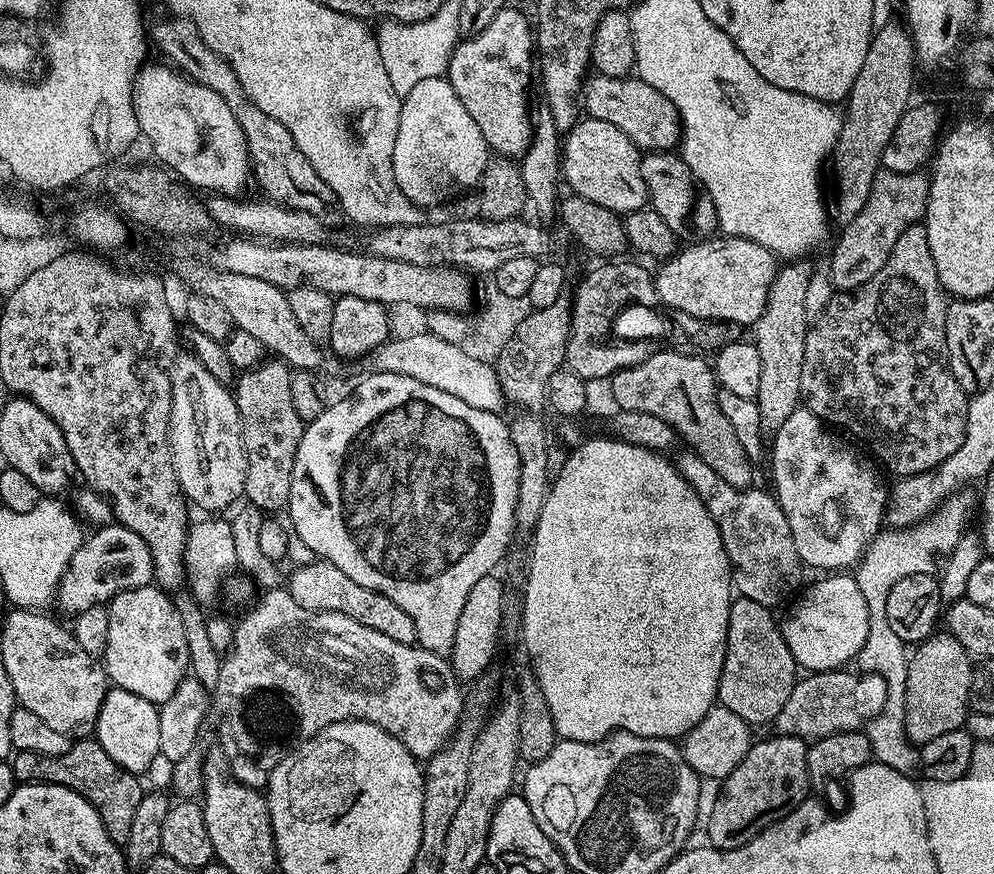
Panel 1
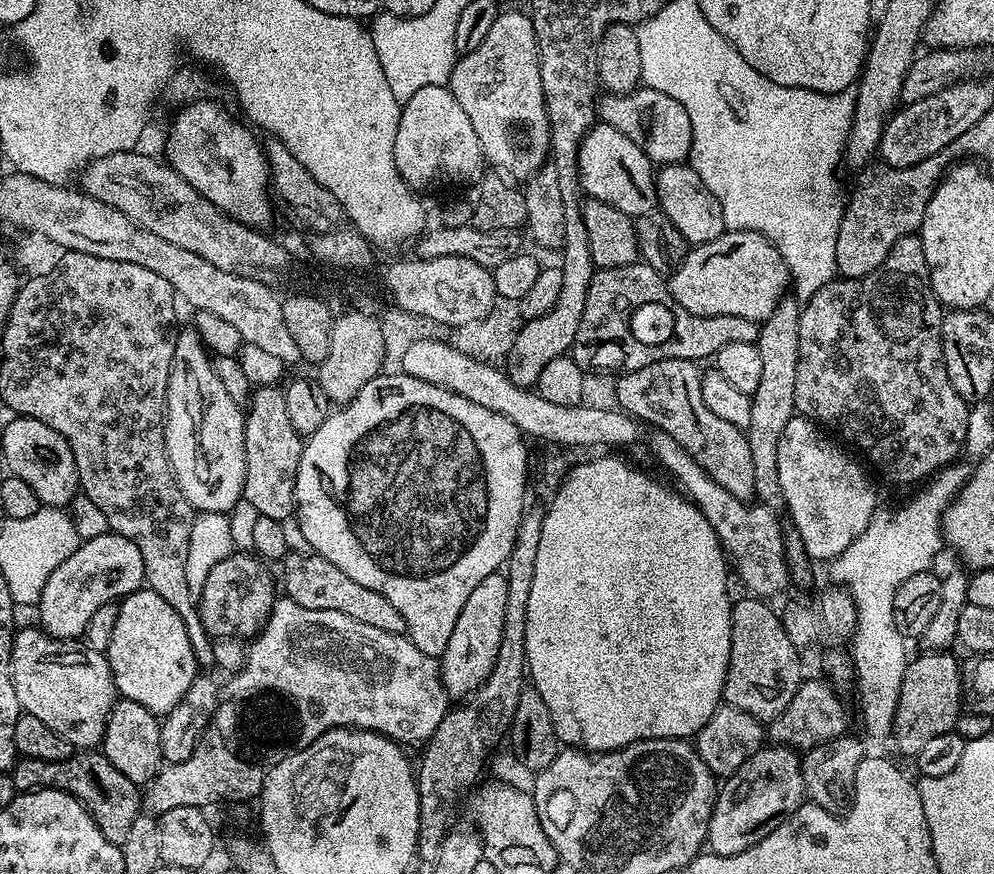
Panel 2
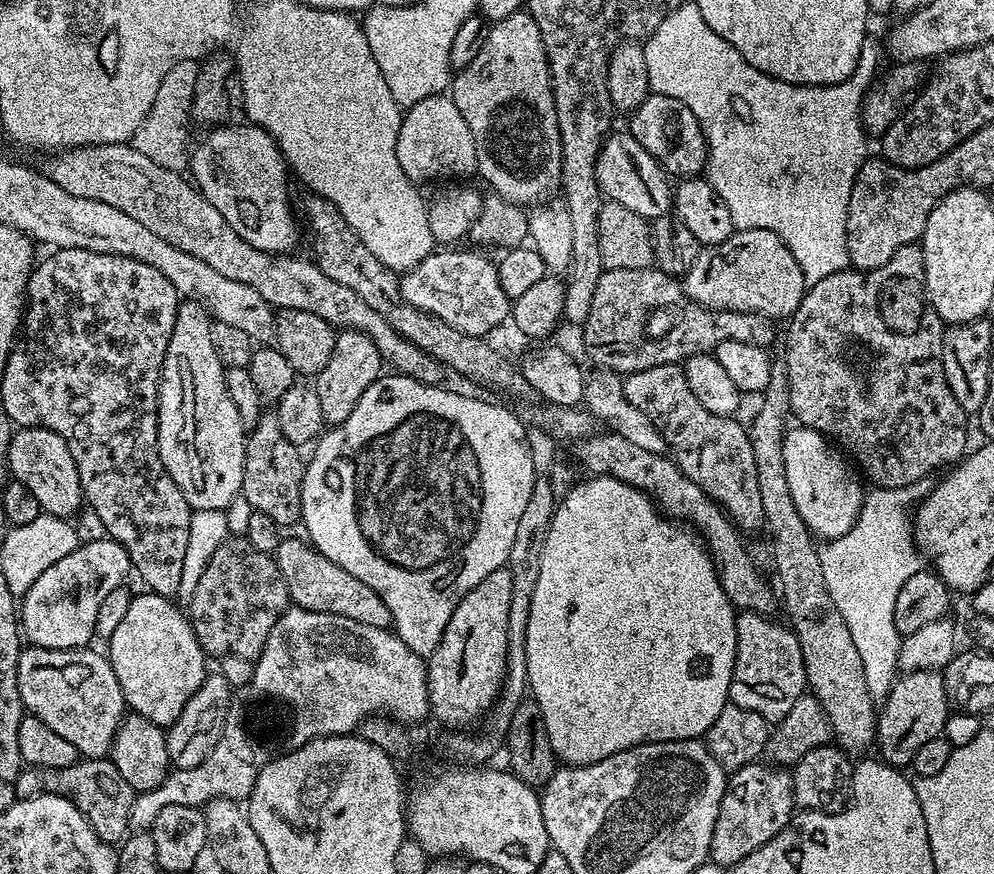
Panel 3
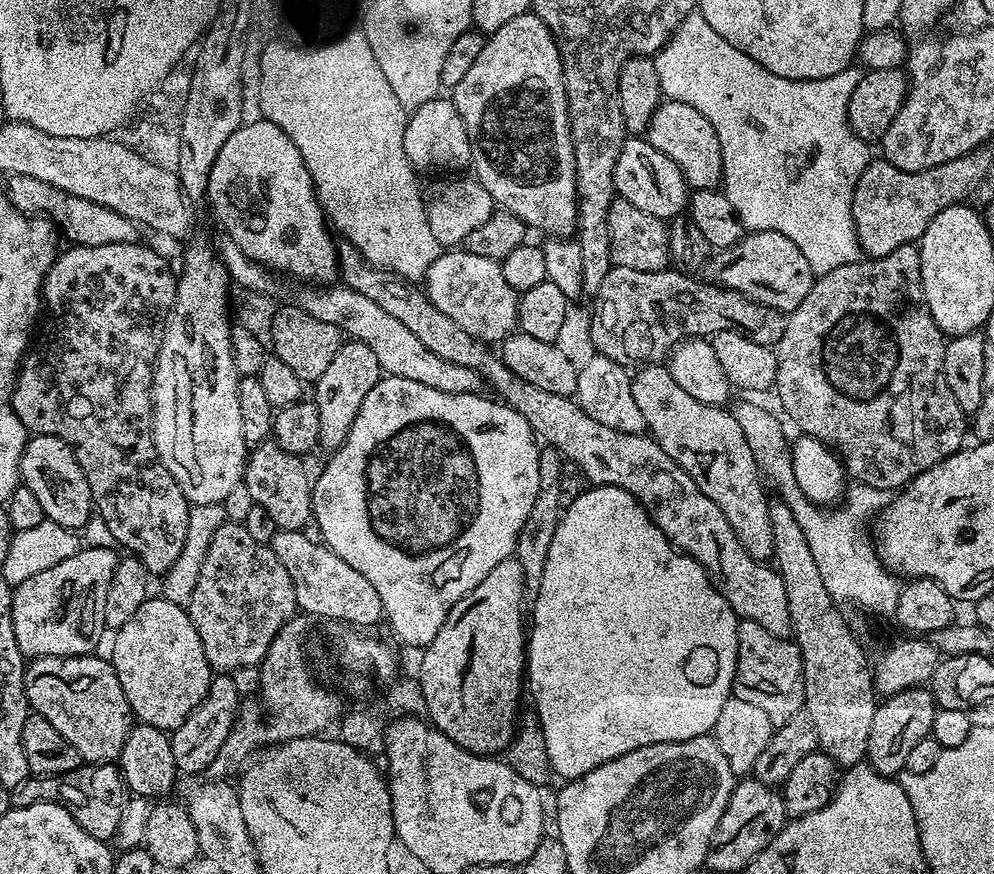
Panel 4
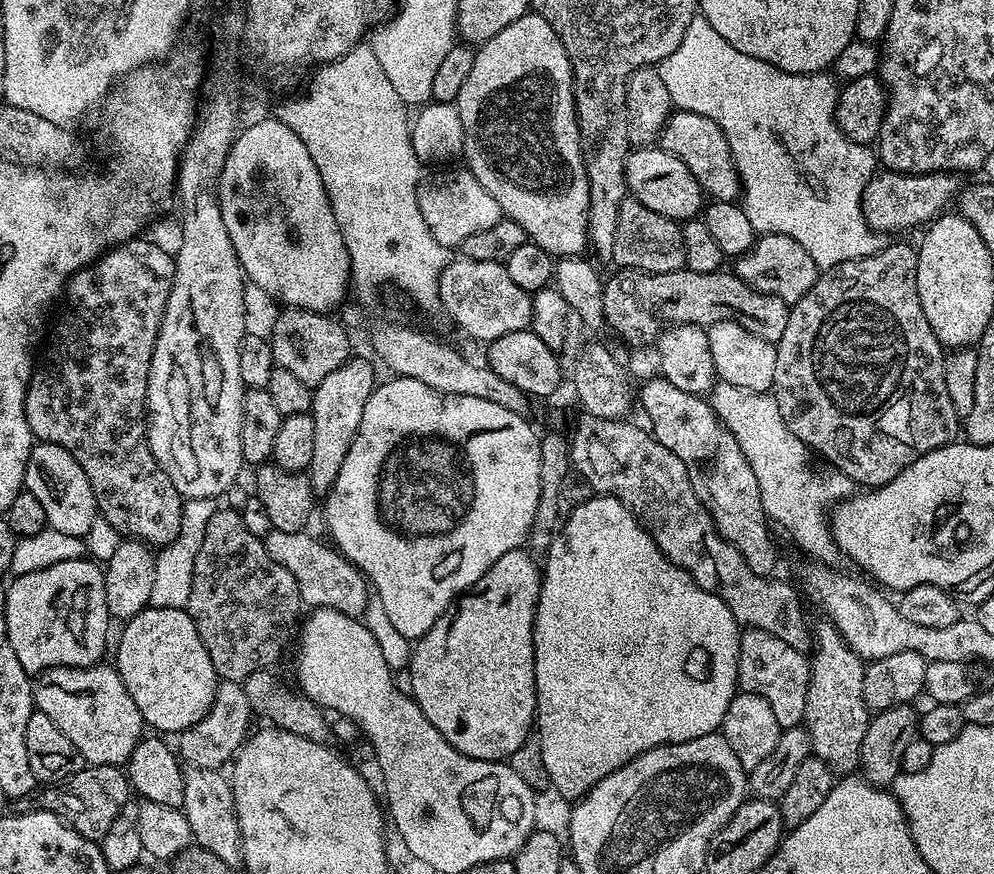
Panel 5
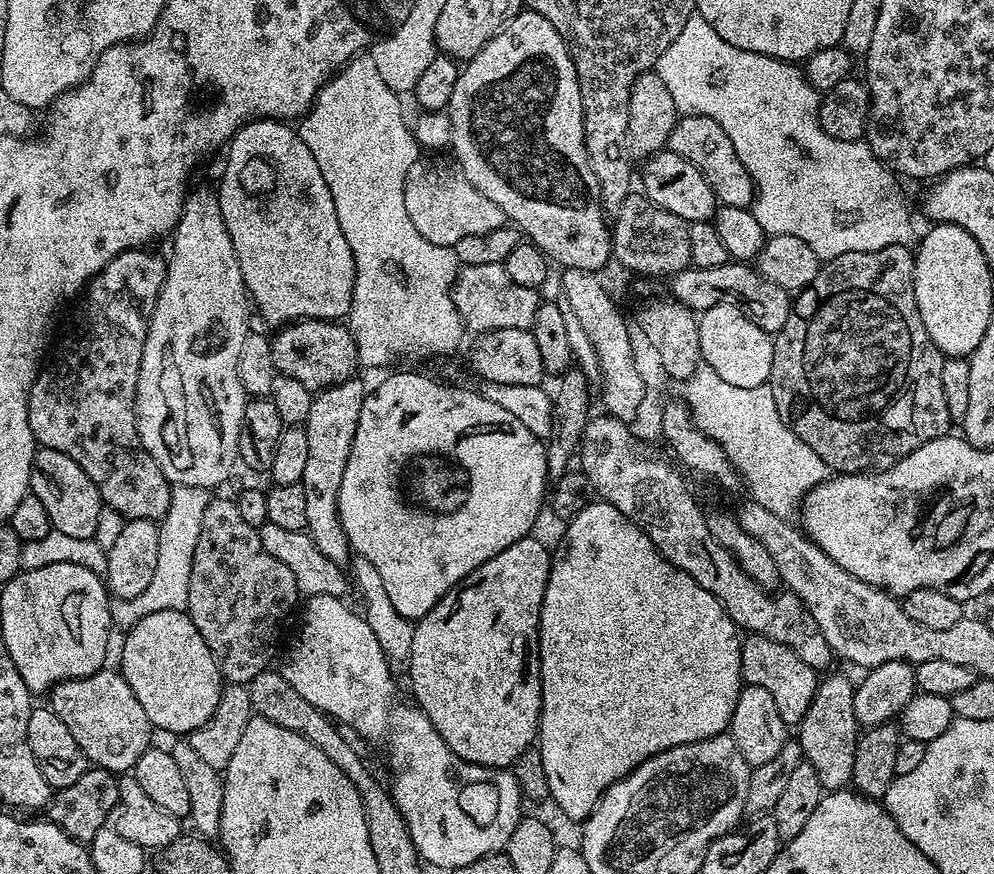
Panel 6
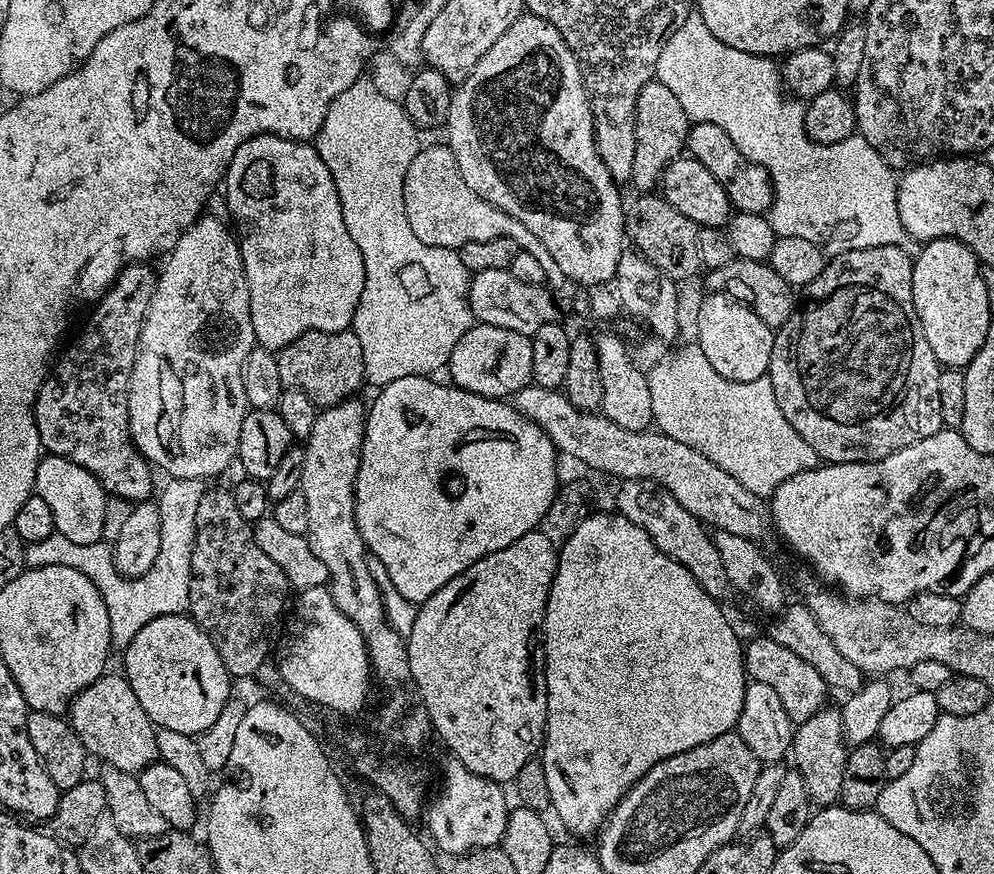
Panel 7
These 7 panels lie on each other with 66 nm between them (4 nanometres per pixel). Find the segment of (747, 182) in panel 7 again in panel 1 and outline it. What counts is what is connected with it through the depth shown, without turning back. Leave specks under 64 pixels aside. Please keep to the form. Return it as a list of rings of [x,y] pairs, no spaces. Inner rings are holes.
[[[589,75],[582,89],[582,108],[591,119],[618,126],[618,130],[645,153],[671,152],[681,143],[680,115],[674,102],[642,79]]]

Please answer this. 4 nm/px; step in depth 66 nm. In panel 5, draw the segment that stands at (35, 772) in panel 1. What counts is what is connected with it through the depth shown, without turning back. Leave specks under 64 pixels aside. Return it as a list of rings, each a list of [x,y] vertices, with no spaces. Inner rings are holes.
[[[114,764],[85,766],[70,779],[45,787],[43,791],[39,793],[39,807],[43,811],[54,814],[59,820],[78,830],[82,838],[97,842],[108,833],[116,820],[121,819],[123,812],[120,811],[123,810],[128,796],[130,797],[130,785],[125,769]]]

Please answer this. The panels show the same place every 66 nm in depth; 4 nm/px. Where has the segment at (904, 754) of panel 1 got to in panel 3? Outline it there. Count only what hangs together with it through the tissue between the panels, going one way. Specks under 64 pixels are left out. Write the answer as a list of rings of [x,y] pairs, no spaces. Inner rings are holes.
[[[931,479],[919,480],[905,488],[873,487],[865,495],[864,504],[850,531],[842,534],[837,540],[829,540],[819,545],[822,578],[826,578],[826,590],[830,590],[830,598],[842,614],[850,630],[850,638],[854,638],[854,647],[862,658],[862,670],[866,673],[866,686],[870,689],[870,698],[875,702],[882,702],[887,698],[898,675],[896,663],[902,637],[898,626],[894,626],[894,601],[898,599],[898,590],[902,590],[906,578],[922,571],[922,553],[916,546],[912,511],[933,487]]]

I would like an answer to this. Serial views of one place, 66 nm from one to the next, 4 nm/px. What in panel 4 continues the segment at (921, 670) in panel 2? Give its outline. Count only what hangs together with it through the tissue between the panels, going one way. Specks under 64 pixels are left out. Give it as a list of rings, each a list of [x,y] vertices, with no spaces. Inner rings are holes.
[[[927,687],[902,690],[893,696],[883,697],[874,710],[874,719],[870,725],[870,742],[866,763],[878,774],[883,776],[899,777],[906,766],[906,758],[910,749],[922,738],[932,735],[932,727],[938,709],[936,699]]]

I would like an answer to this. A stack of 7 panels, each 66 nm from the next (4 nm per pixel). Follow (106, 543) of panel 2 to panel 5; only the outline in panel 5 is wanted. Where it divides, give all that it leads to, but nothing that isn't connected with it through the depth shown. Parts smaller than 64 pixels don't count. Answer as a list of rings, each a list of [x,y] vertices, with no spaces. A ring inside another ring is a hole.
[[[91,558],[54,562],[46,570],[22,574],[3,593],[6,598],[6,634],[14,655],[22,662],[22,670],[39,674],[48,668],[89,668],[105,659],[104,647],[108,644],[108,603],[104,589],[104,568]]]

